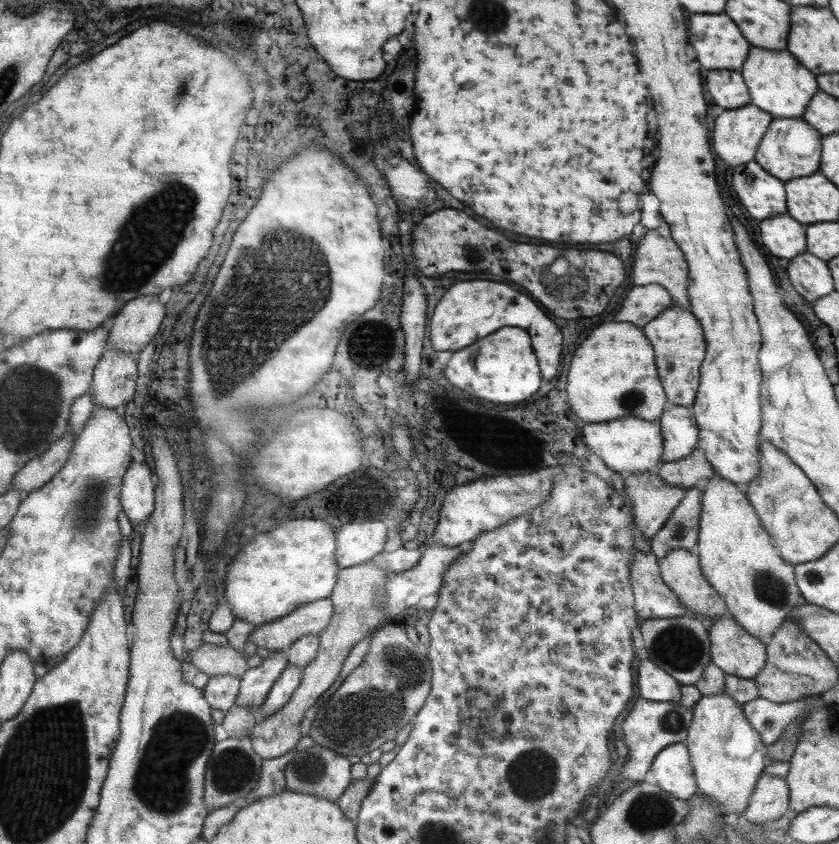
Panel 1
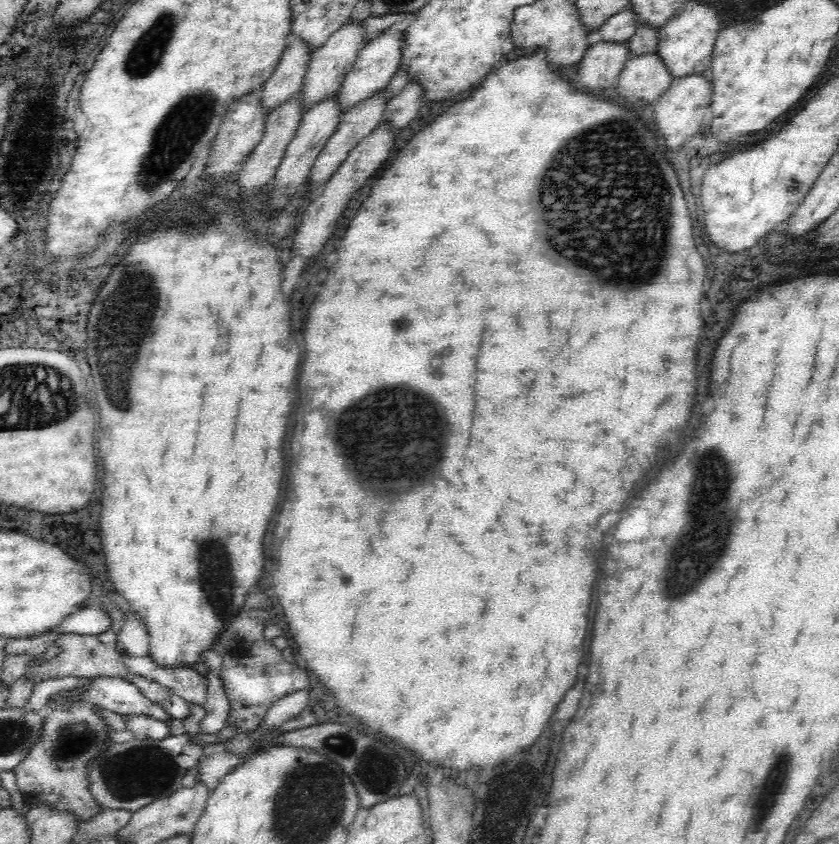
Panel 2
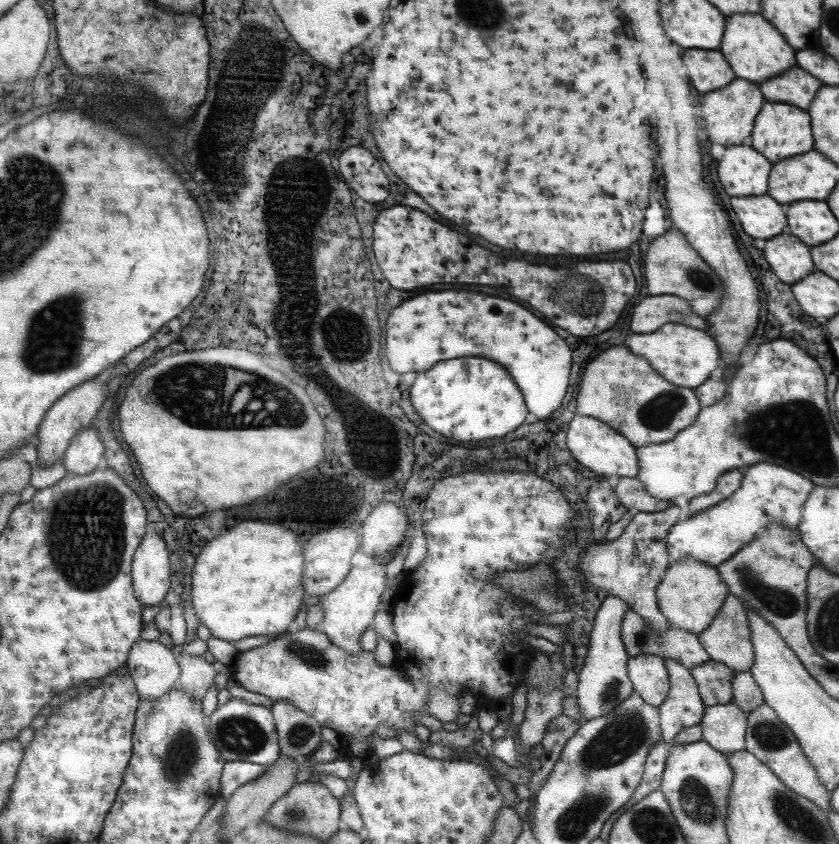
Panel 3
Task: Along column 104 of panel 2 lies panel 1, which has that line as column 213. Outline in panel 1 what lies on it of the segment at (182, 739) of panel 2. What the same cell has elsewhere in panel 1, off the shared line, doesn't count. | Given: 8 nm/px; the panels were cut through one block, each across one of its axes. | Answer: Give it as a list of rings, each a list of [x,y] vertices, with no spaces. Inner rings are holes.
[[[228,737],[218,741],[211,754],[211,761],[207,763],[205,774],[204,799],[210,810],[226,807],[229,804],[239,802],[248,796],[261,779],[263,758],[253,749],[251,738]]]

